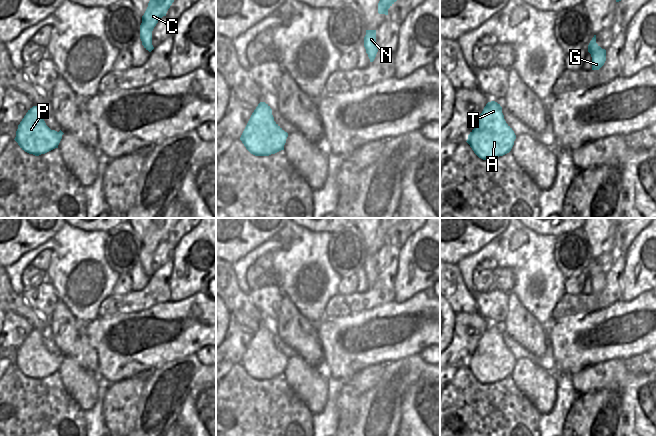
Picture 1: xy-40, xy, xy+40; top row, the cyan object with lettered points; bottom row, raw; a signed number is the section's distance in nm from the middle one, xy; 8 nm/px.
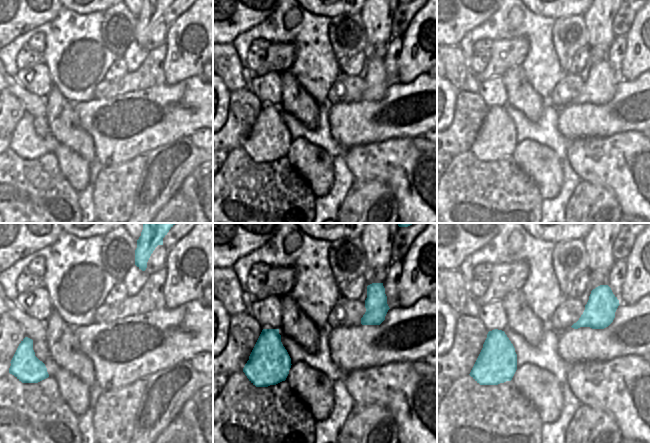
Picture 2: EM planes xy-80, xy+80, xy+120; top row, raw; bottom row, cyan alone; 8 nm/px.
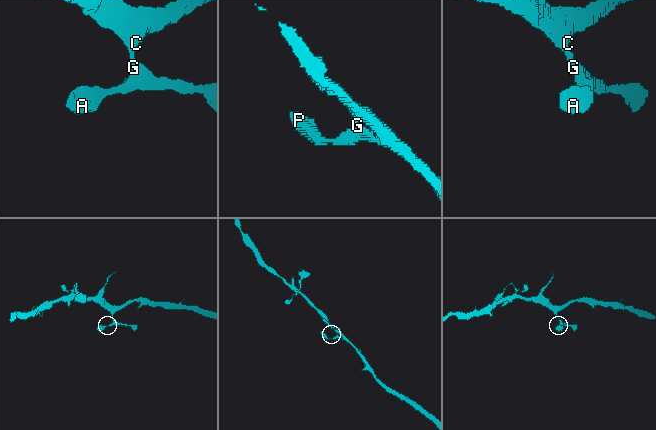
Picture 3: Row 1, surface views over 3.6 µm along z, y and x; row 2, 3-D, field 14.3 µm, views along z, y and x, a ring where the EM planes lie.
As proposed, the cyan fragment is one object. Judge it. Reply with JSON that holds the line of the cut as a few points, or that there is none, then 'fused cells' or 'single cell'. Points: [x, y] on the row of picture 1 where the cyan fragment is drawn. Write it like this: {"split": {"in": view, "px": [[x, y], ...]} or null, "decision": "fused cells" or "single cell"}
{"split": {"in": "xy+40", "px": [[601, 48], [596, 53], [591, 54]]}, "decision": "fused cells"}

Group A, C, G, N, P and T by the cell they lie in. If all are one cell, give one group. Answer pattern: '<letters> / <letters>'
A G P T / C N

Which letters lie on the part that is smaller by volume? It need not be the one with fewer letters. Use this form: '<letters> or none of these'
A, G, P, T

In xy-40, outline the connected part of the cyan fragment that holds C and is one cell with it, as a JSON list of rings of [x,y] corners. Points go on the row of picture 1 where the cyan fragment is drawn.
[[[150,0],[148,7],[142,16],[140,25],[140,39],[146,50],[151,52],[154,47],[152,45],[152,31],[158,21],[166,16],[166,13],[174,0]]]

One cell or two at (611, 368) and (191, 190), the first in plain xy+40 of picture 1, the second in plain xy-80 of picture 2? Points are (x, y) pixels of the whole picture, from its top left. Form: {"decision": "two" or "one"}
{"decision": "one"}

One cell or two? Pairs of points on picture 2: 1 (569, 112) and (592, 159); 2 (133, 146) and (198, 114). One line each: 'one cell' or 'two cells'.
1: two cells
2: one cell

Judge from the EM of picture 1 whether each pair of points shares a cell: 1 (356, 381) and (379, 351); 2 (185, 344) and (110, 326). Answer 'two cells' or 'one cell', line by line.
1: two cells
2: one cell

